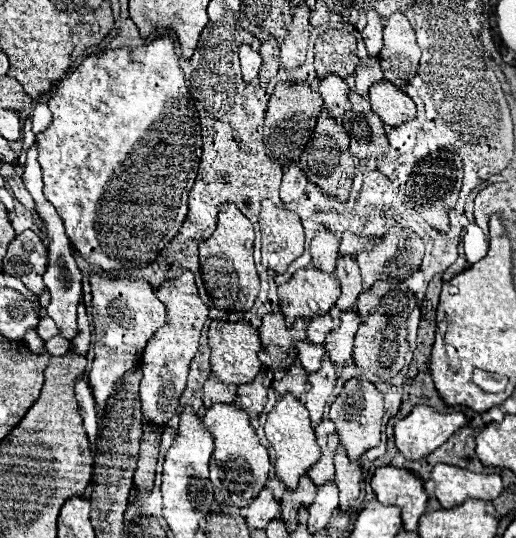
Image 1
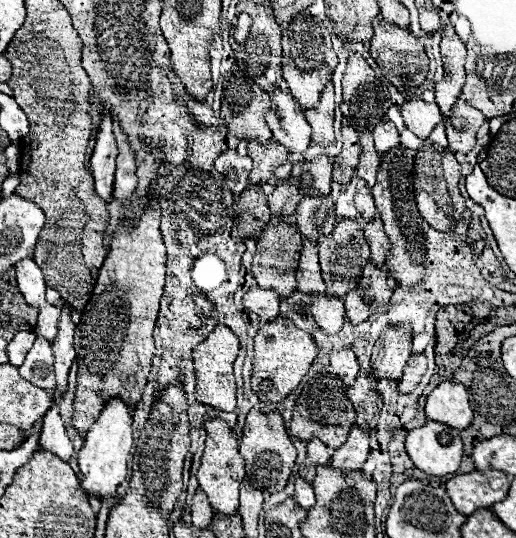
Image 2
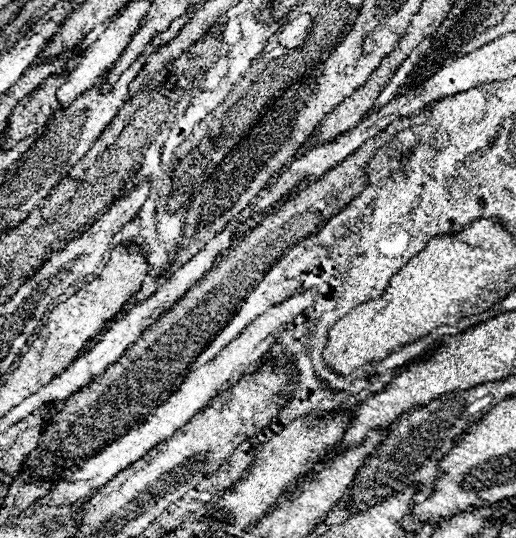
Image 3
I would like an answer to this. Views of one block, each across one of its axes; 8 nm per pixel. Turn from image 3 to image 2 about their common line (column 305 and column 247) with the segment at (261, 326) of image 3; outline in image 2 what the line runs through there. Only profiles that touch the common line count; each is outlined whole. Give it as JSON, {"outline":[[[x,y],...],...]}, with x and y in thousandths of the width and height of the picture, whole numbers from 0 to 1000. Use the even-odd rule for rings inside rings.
{"outline":[[[484,535],[484,539],[477,543],[469,565],[473,565],[477,576],[500,584],[500,591],[504,591],[508,602],[519,599],[519,595],[531,595],[531,591],[543,584],[543,576],[539,576],[543,558],[539,558],[535,543],[527,543],[527,539]]]}

